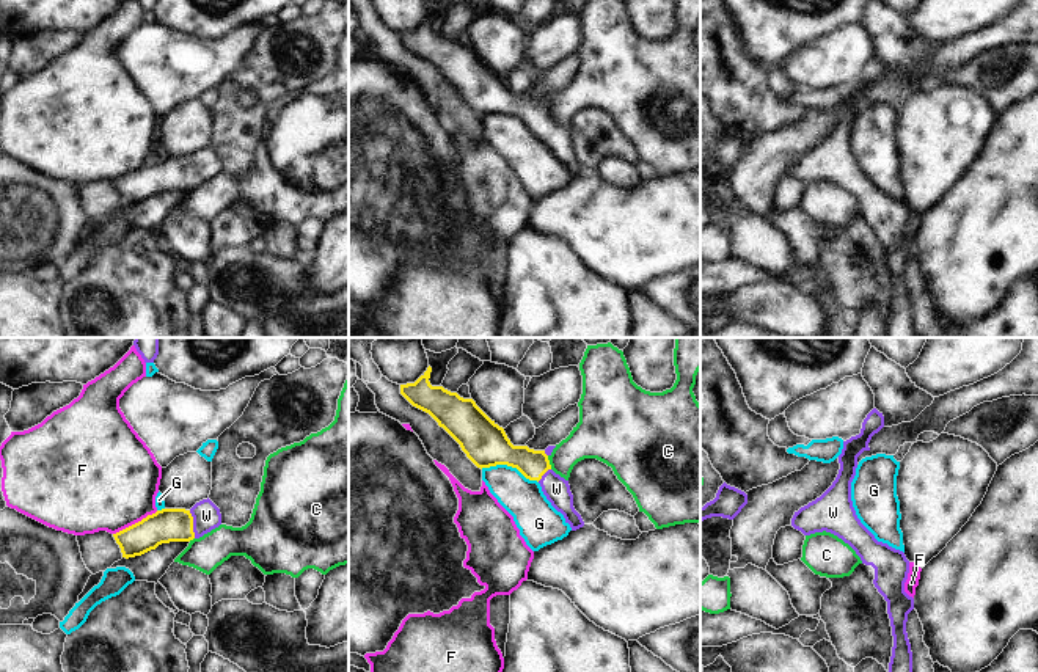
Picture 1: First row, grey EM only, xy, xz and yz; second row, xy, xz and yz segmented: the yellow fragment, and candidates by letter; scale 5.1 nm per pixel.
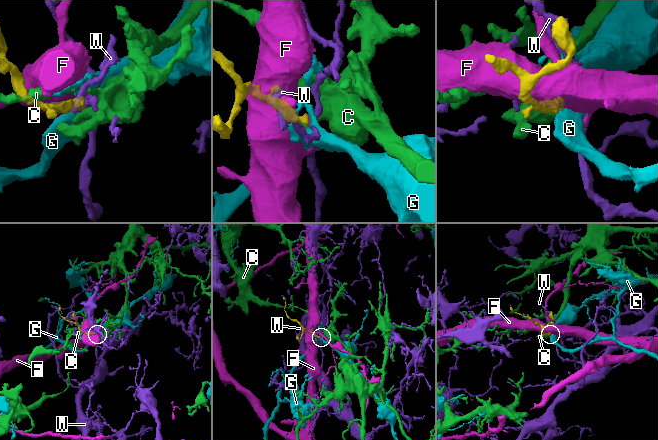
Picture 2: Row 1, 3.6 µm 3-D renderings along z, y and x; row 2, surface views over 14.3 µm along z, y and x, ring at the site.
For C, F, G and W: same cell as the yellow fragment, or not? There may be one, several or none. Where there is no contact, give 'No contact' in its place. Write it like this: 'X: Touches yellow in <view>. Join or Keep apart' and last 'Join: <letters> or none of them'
C: Touches yellow in xz. Keep apart
F: Touches yellow in xy. Keep apart
G: Touches yellow in xz. Keep apart
W: Touches yellow in xy. Join
Join: W.

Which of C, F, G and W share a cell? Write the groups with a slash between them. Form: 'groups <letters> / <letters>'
groups C / F / G / W

